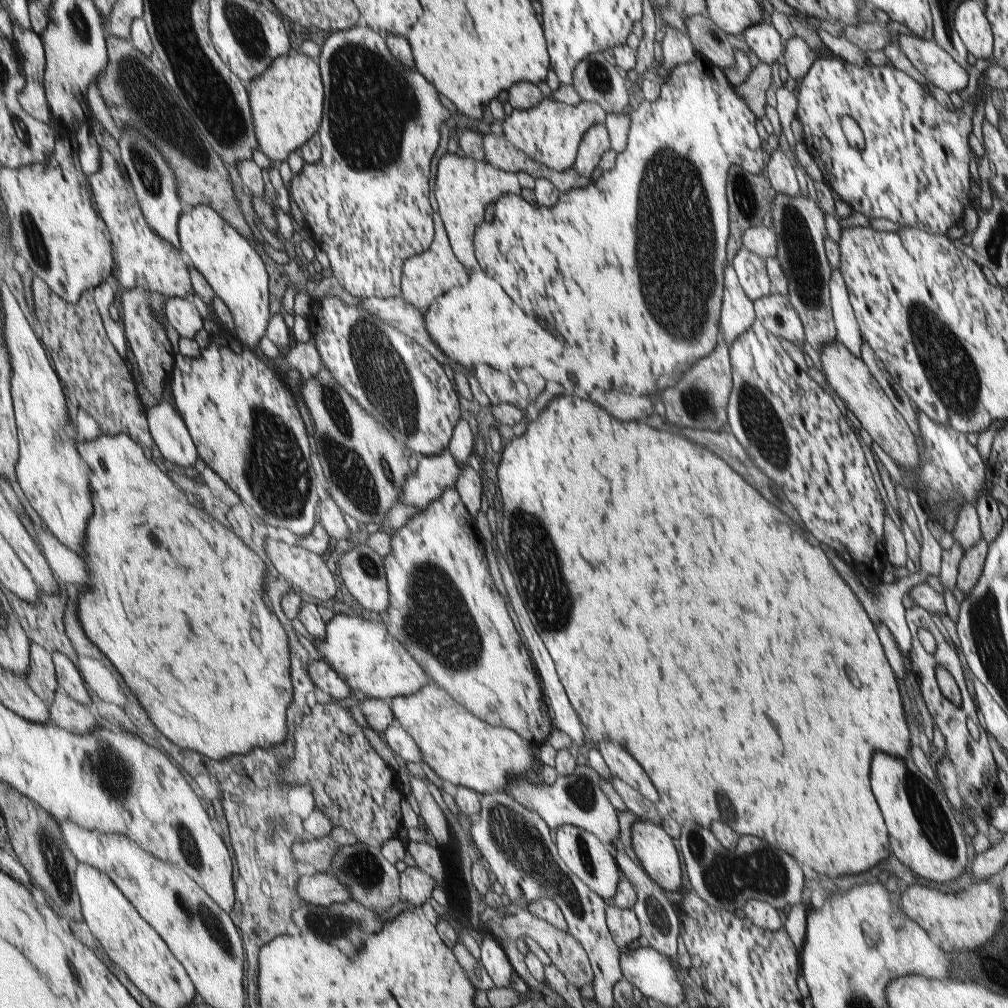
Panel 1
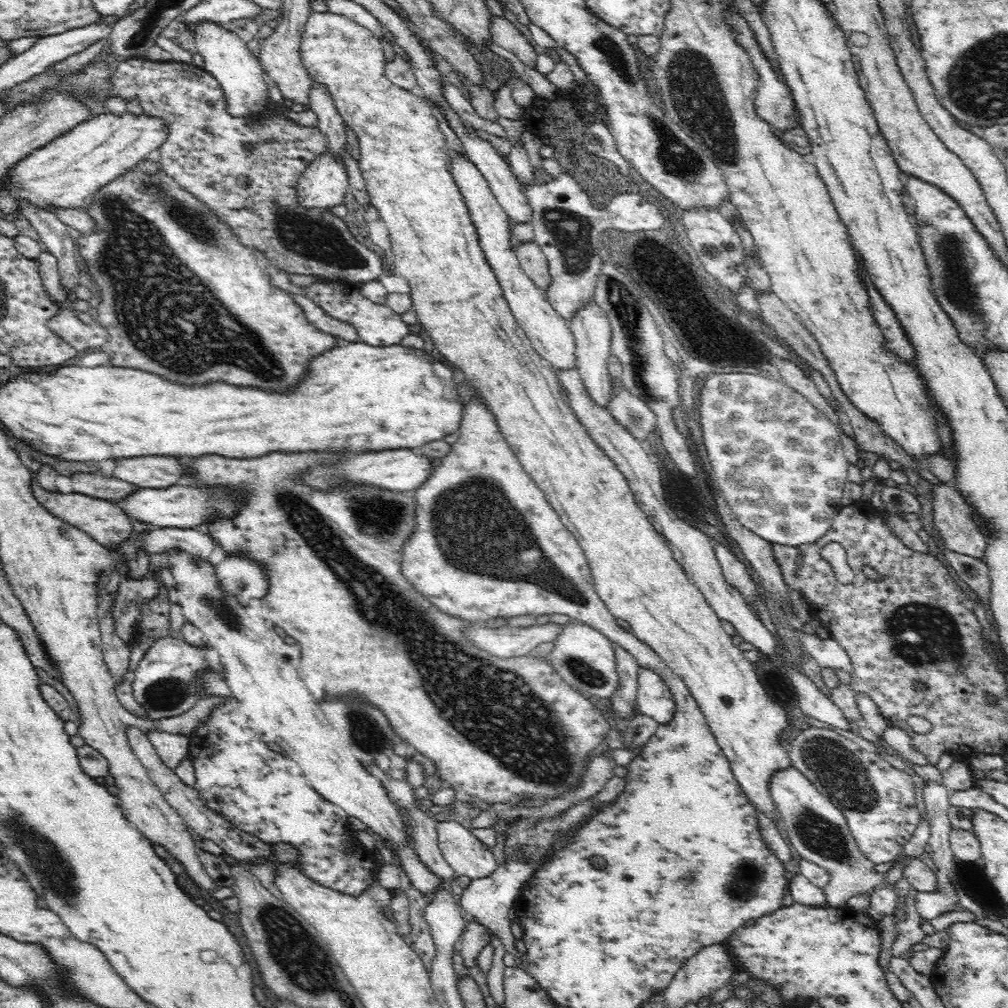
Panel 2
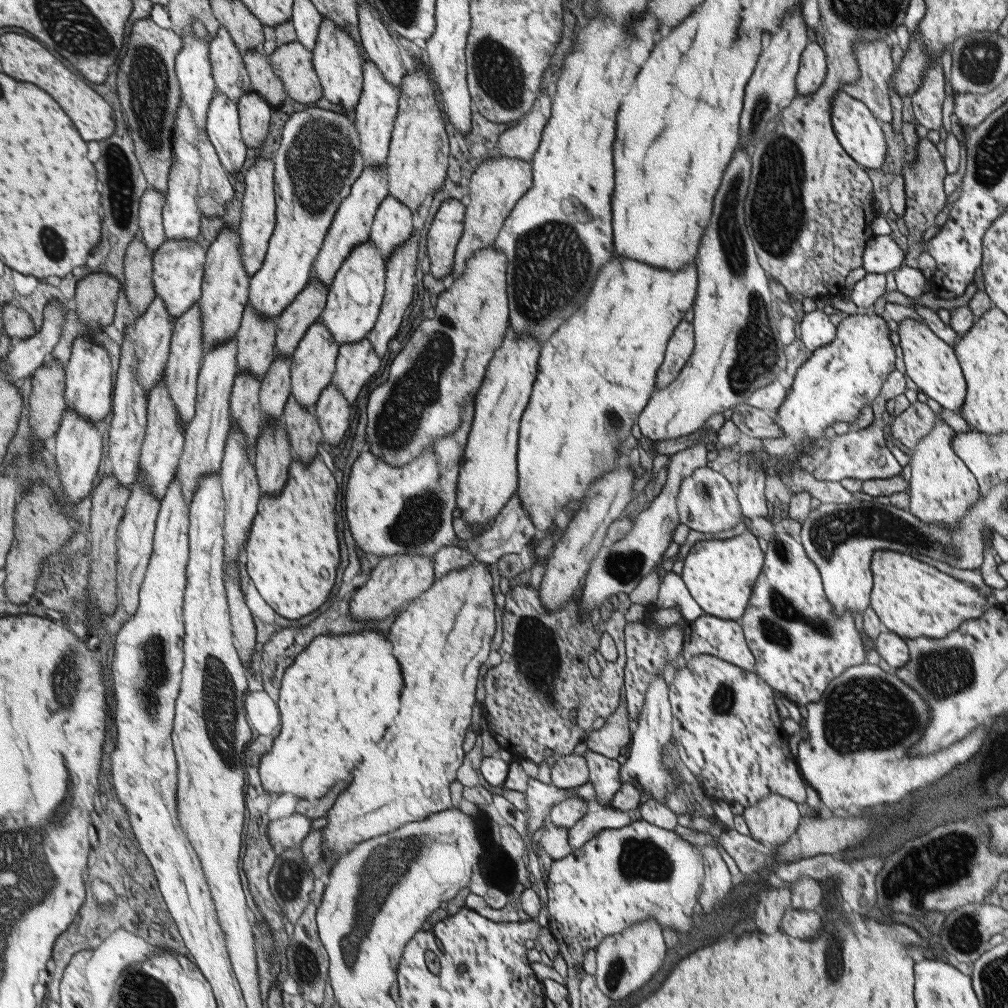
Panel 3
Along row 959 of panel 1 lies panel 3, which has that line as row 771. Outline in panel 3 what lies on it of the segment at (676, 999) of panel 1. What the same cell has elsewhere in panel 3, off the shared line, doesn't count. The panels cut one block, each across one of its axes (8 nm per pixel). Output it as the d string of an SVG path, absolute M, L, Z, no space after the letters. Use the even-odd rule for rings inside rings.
M655 675L645 689L645 697L641 709L639 709L639 717L635 721L635 730L631 732L631 740L629 741L629 756L620 760L619 780L620 783L627 781L637 782L643 789L651 794L651 798L665 804L667 793L673 789L672 779L669 770L661 765L661 750L671 737L671 704L669 704L669 696L667 696L667 686L663 677Z

